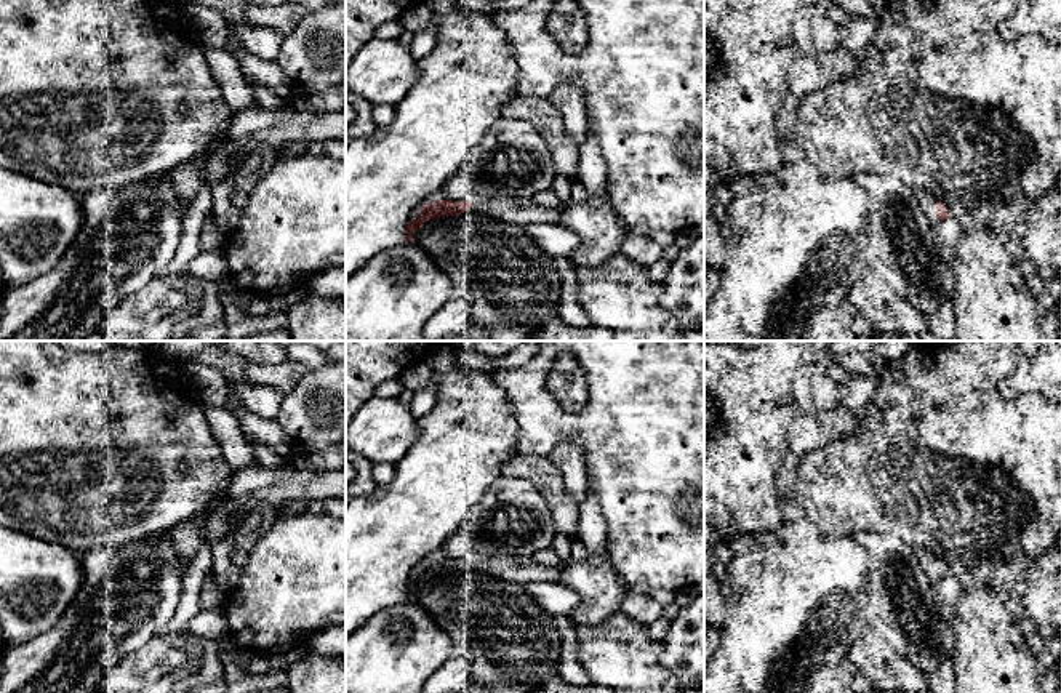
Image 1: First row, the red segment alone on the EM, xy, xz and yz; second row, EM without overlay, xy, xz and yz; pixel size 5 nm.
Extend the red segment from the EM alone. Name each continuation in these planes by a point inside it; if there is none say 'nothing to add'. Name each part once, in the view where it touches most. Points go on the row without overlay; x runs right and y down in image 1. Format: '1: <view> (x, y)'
1: yz (928, 560)

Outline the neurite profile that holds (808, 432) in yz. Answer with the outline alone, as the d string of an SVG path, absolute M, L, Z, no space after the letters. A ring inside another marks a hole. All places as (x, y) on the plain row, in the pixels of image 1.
M843 405L818 408L813 415L799 411L789 432L789 451L803 456L851 434L856 427L858 415Z

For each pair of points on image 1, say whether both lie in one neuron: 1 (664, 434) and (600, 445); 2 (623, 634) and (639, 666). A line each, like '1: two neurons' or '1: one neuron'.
1: one neuron
2: one neuron

